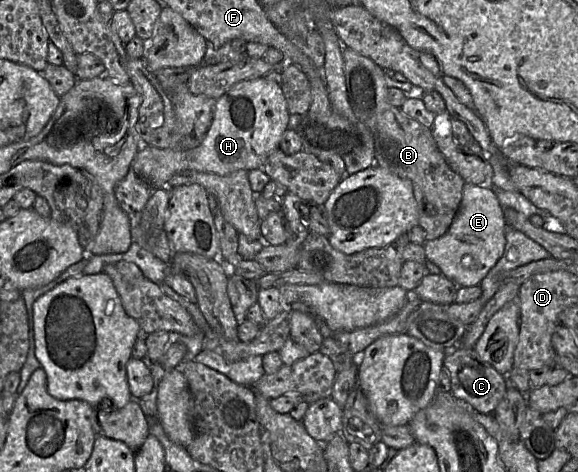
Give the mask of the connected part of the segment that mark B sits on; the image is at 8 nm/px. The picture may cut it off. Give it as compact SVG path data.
M344 46L343 62L348 101L357 123L362 123L370 133L374 165L412 182L419 211L418 226L423 228L426 241L443 236L458 212L466 182L447 164L438 149L432 129L408 117L400 108L389 103L386 72L382 67L372 59Z

